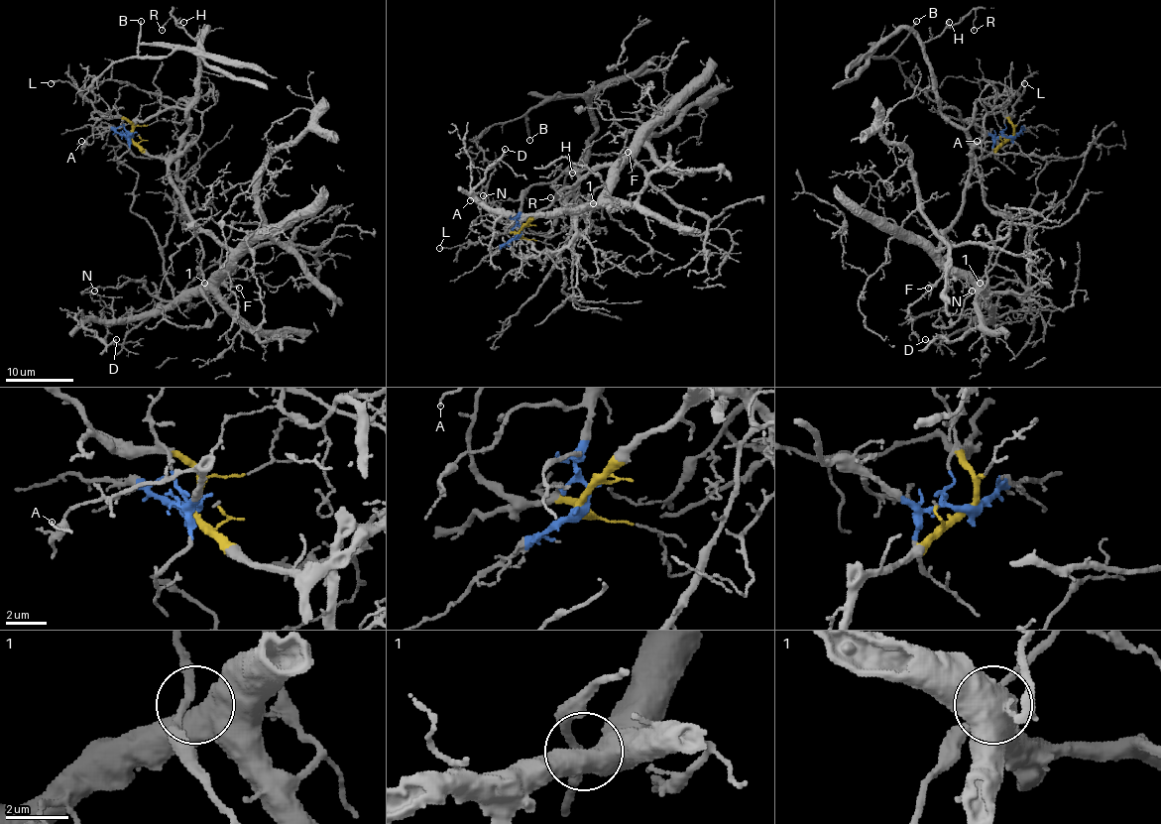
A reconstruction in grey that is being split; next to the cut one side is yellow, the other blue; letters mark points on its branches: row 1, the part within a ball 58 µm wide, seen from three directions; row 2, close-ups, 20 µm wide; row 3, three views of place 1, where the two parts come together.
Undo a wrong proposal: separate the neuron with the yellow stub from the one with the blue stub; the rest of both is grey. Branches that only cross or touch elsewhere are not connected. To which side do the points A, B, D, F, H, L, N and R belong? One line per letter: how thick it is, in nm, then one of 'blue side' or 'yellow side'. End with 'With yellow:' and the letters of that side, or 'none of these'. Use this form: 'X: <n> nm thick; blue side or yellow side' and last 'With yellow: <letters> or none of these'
A: 100 nm thick; yellow side
B: 190 nm thick; blue side
D: 200 nm thick; yellow side
F: 130 nm thick; yellow side
H: 130 nm thick; blue side
L: 200 nm thick; yellow side
N: 150 nm thick; yellow side
R: 150 nm thick; blue side
With yellow: A, D, F, L, N

